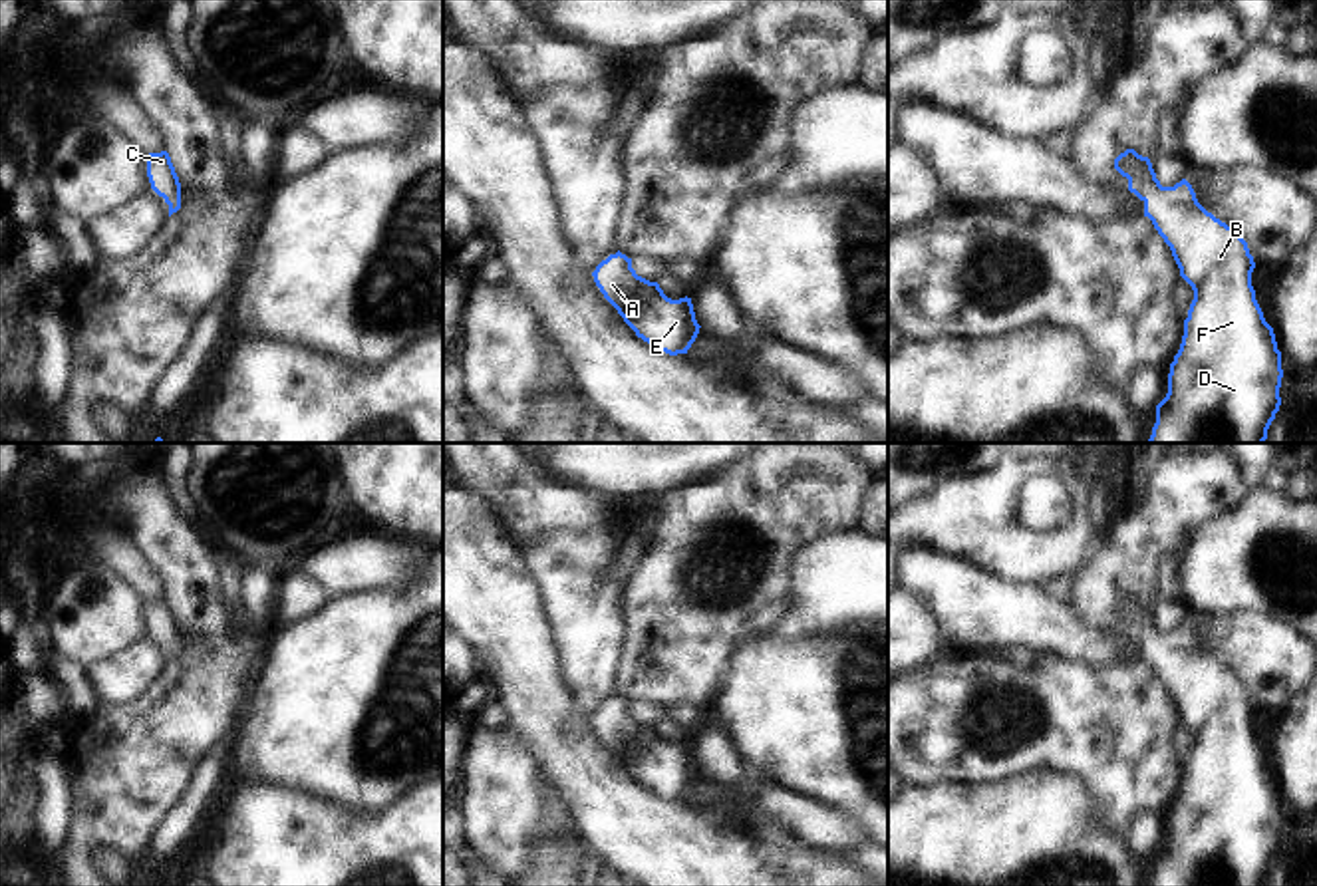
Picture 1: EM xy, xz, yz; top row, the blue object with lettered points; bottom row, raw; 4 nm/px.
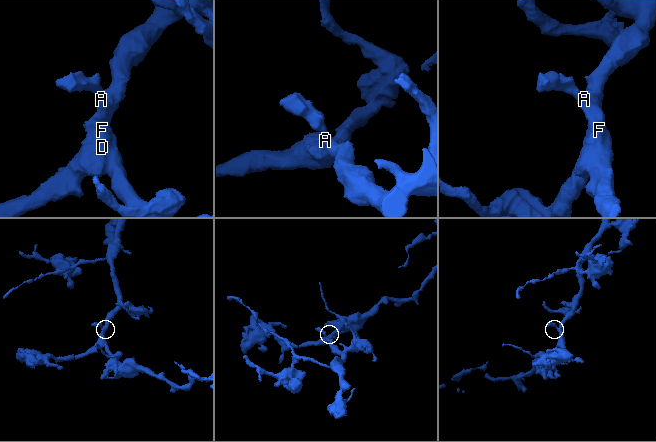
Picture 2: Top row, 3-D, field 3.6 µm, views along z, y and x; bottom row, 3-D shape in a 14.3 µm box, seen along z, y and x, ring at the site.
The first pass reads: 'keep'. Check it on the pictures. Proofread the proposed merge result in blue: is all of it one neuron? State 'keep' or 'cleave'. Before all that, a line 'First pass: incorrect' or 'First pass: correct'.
First pass: correct
keep

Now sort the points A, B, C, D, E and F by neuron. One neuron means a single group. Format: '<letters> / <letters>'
A B C D E F

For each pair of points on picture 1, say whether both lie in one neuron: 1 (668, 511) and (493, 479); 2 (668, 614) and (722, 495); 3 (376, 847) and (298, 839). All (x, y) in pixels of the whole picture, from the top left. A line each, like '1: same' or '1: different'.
1: different
2: same
3: same

